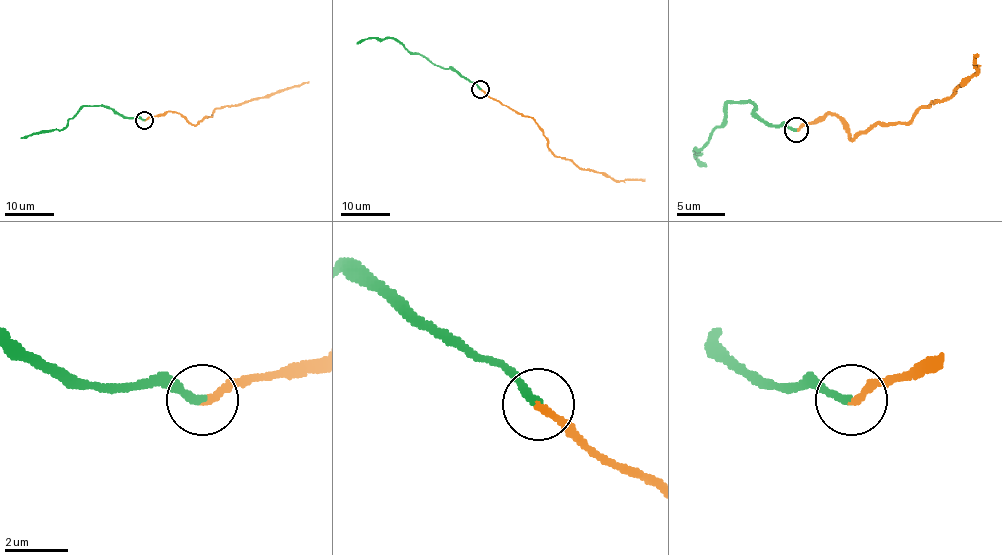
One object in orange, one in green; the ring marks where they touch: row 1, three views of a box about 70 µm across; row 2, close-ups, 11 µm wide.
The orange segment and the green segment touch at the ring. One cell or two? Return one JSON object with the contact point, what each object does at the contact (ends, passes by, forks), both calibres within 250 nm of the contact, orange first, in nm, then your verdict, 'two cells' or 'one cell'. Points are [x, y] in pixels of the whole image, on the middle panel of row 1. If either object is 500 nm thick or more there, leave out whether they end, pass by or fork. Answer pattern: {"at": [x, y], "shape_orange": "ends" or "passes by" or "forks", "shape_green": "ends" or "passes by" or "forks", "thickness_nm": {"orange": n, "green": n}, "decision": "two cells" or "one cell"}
{"at": [480, 89], "shape_orange": "ends", "shape_green": "ends", "thickness_nm": {"orange": 240, "green": 260}, "decision": "one cell"}

